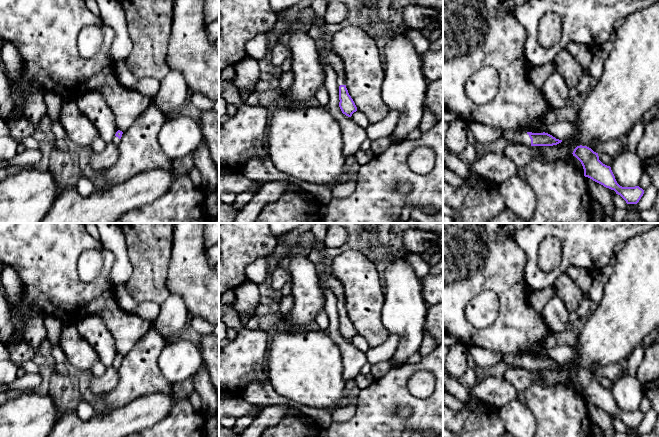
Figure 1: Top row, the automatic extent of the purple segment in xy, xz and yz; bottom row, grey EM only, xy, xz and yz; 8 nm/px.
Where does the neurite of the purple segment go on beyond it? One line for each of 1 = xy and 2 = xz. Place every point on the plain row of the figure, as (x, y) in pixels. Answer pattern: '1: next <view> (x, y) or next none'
1: next xy (116, 364)
2: next xz (331, 281)

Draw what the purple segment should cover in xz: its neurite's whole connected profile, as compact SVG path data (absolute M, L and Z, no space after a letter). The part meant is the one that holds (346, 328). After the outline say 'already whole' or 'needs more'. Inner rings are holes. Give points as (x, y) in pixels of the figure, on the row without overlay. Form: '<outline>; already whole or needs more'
M325 274L324 283L334 293L337 298L337 307L339 309L339 331L343 338L351 341L357 335L357 331L348 317L345 309L345 297L343 284L332 274Z; needs more

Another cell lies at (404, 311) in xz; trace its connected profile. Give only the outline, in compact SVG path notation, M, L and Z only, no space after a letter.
M407 252L395 258L385 271L384 305L382 322L389 332L399 337L399 344L390 360L392 368L399 368L407 363L410 356L419 351L424 337L424 323L427 315L427 305L422 297L422 282L406 260Z

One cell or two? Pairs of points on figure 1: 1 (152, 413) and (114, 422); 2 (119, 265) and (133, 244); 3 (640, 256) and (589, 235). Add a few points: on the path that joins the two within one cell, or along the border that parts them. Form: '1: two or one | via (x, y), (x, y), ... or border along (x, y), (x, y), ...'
1: one | via (143, 413), (123, 421)
2: two | border along (122, 233), (127, 257), (132, 266), (130, 277)
3: two | border along (643, 233), (630, 237), (624, 243)

